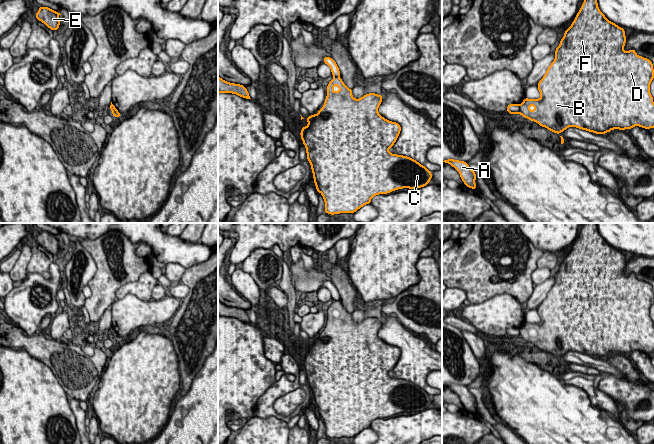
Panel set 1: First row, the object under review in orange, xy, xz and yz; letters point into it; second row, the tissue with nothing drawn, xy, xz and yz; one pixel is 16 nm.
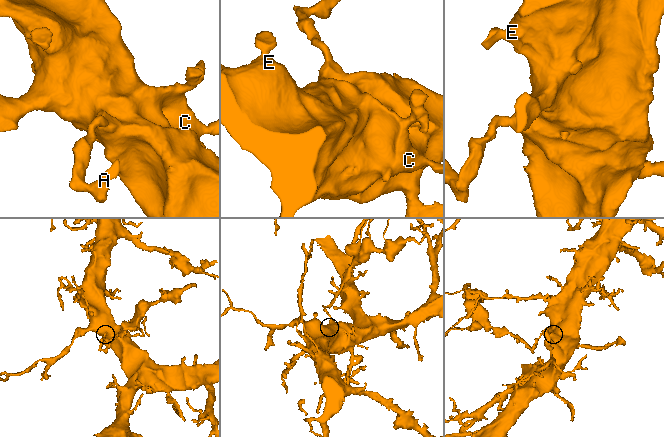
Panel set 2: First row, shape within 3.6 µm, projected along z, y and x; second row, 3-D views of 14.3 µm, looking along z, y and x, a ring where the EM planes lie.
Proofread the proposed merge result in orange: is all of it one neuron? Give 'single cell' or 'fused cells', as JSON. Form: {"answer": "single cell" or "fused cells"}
{"answer": "fused cells"}

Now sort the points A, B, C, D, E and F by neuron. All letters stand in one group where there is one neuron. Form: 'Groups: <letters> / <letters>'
Groups: A / B C D E F

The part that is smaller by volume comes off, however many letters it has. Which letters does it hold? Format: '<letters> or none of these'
A

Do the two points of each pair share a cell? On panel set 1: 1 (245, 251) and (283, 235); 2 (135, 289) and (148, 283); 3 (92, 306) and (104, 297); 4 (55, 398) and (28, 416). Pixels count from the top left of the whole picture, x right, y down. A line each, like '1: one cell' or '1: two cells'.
1: one cell
2: one cell
3: one cell
4: one cell

